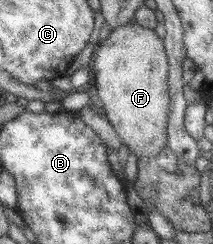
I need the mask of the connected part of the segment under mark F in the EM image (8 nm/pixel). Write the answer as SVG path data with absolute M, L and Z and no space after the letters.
M127 23L111 29L91 56L91 86L95 89L106 119L137 158L157 158L159 149L167 142L167 113L169 113L168 60L163 41L153 29L137 23Z

